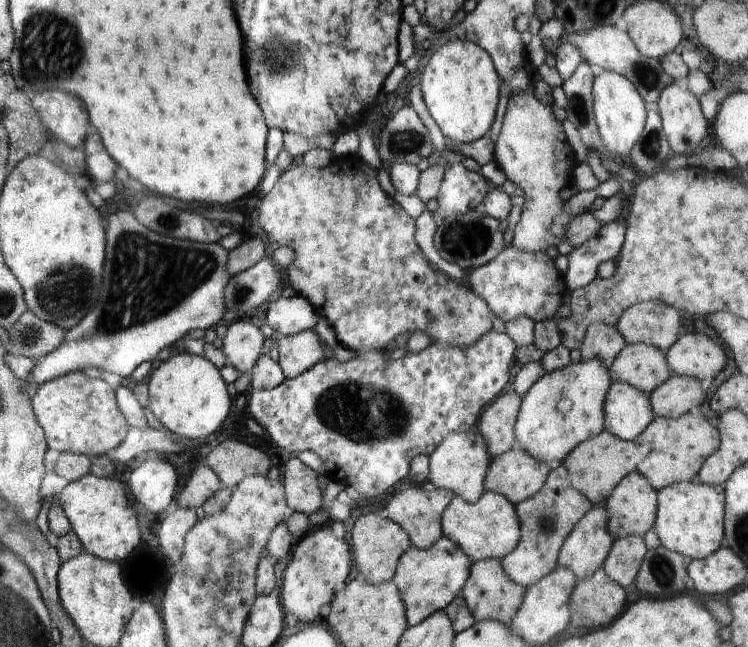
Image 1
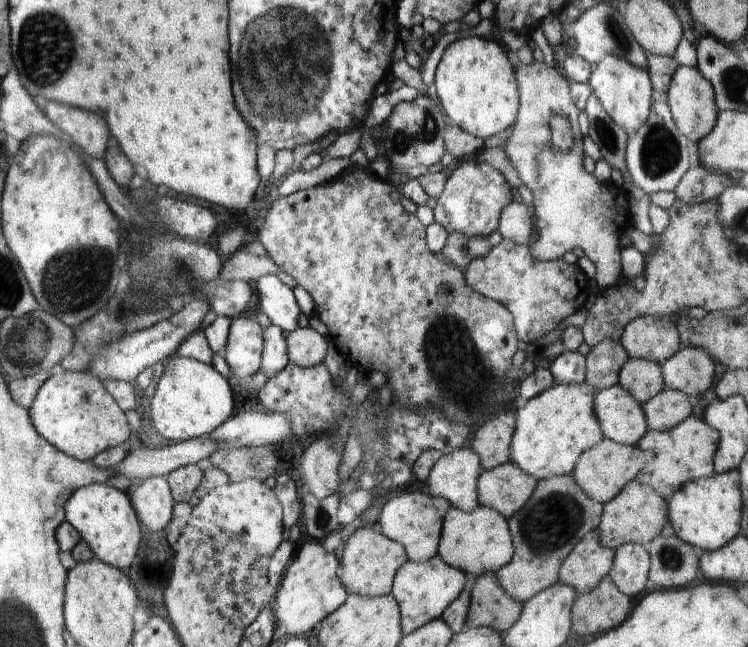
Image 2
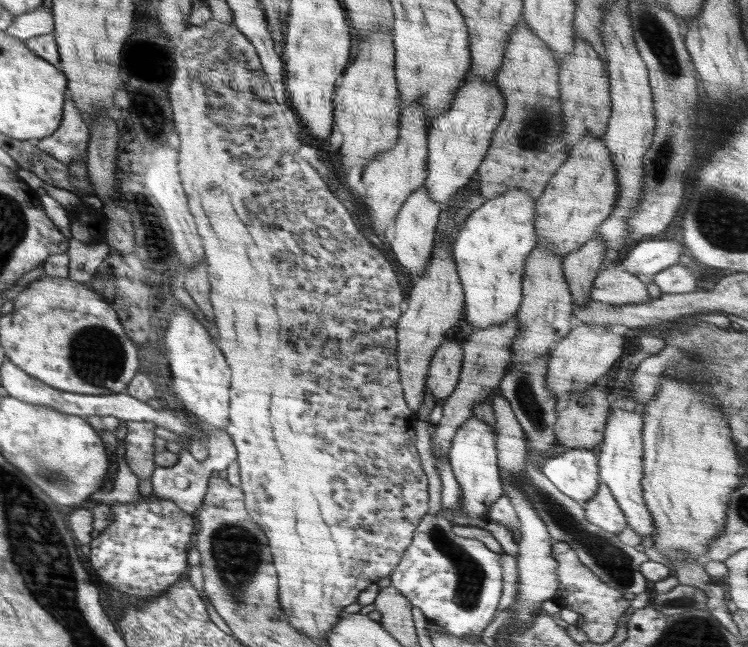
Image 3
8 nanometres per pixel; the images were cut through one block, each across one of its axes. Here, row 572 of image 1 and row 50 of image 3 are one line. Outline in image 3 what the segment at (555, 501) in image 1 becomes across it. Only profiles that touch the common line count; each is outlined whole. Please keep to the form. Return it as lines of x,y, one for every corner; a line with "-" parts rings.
523,19
511,34
495,80
506,108
477,170
480,193
490,199
520,189
536,200
544,193
552,175
568,158
570,146
563,140
559,62
552,57
548,45
540,41

